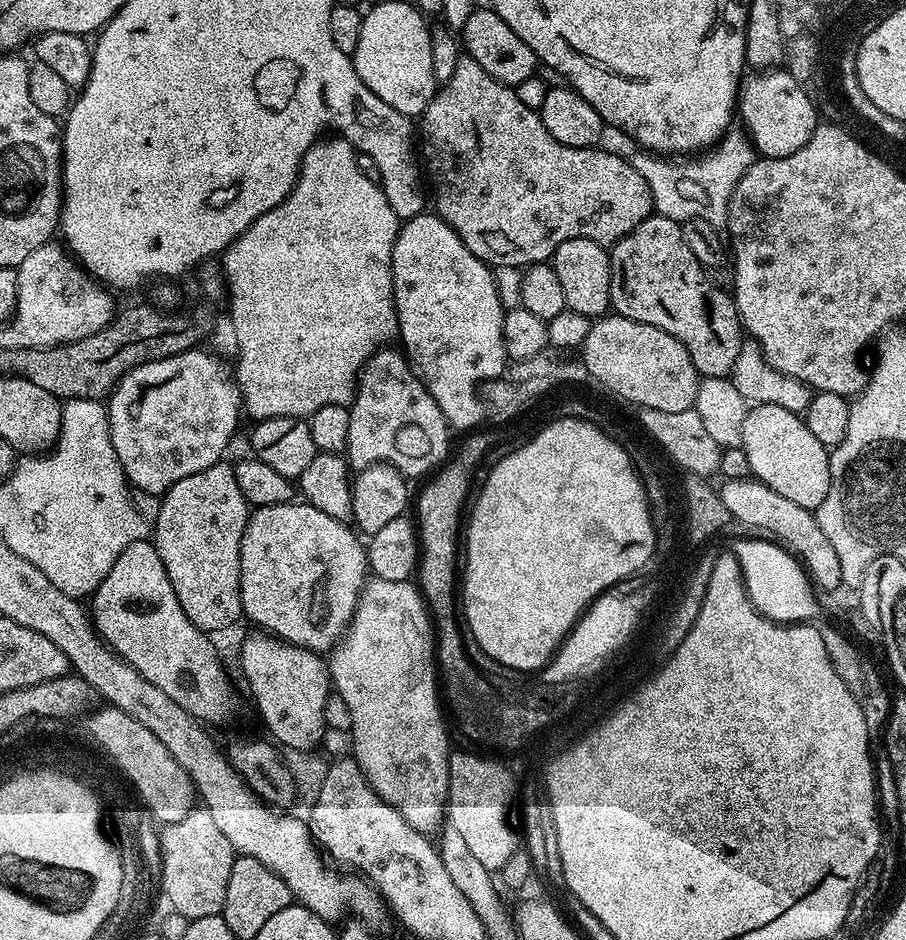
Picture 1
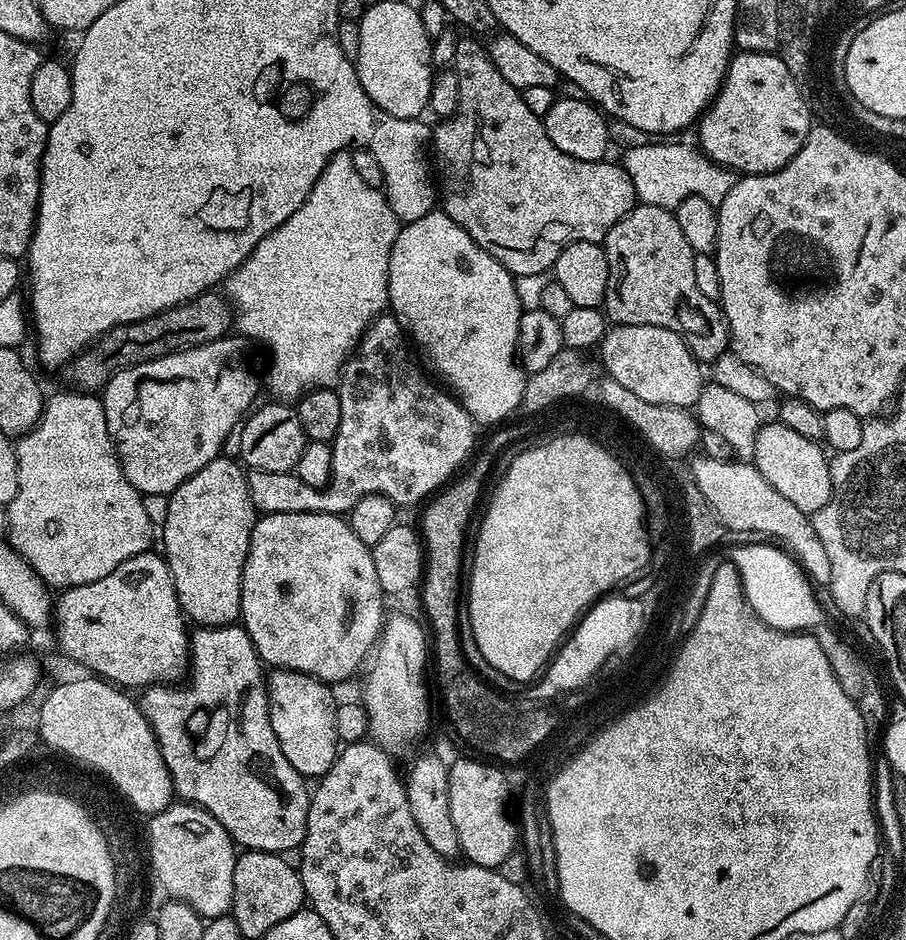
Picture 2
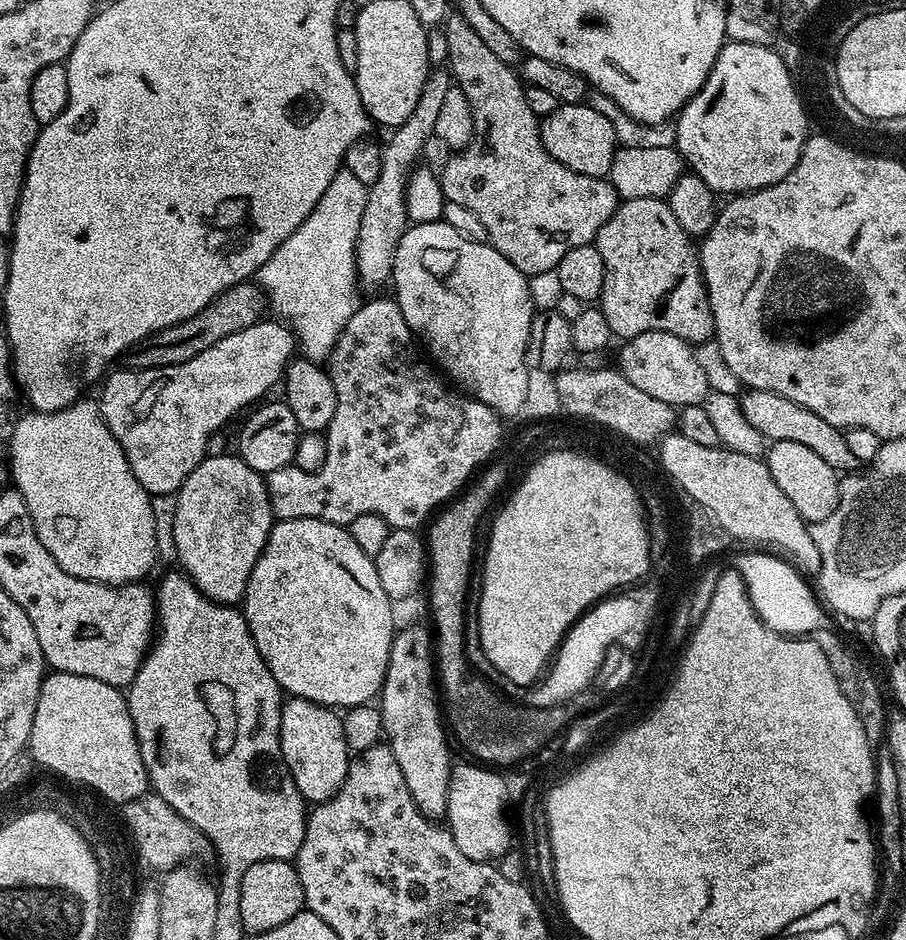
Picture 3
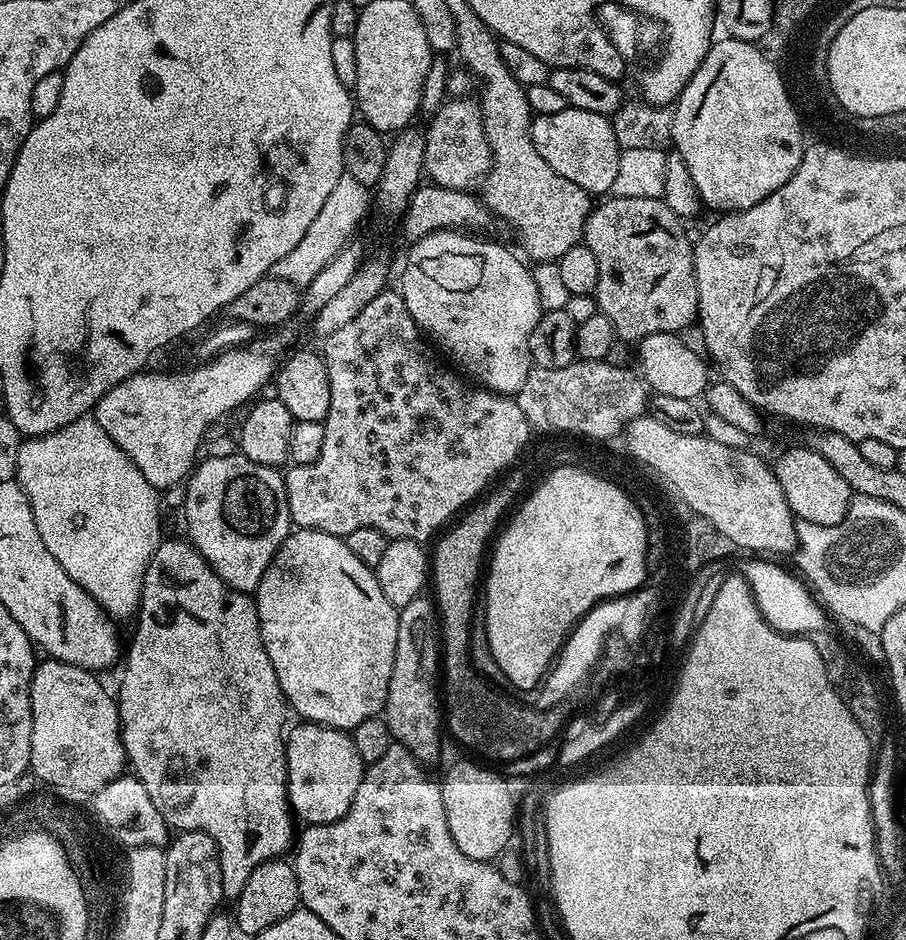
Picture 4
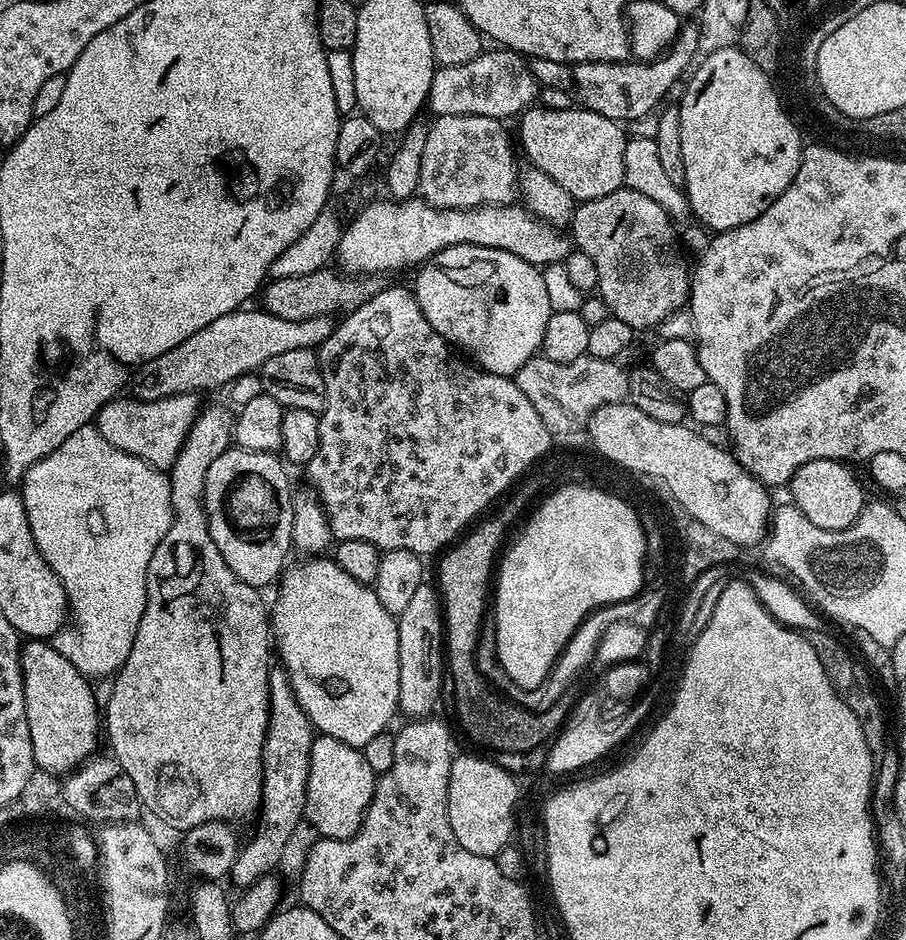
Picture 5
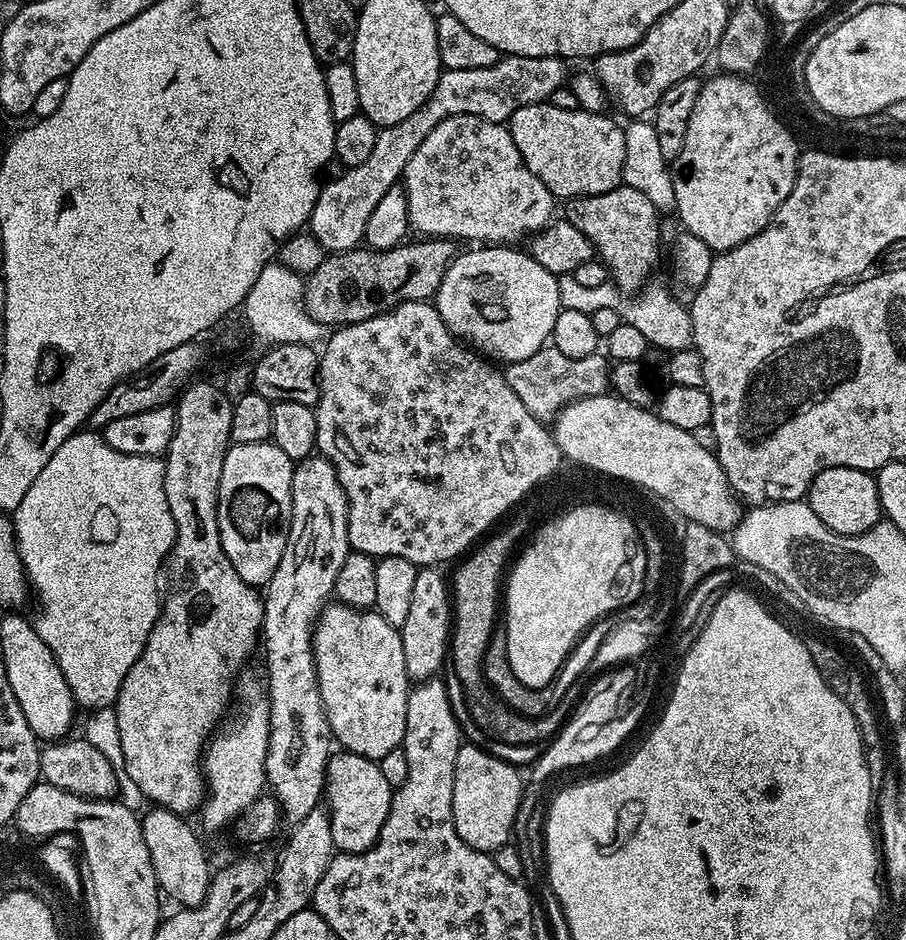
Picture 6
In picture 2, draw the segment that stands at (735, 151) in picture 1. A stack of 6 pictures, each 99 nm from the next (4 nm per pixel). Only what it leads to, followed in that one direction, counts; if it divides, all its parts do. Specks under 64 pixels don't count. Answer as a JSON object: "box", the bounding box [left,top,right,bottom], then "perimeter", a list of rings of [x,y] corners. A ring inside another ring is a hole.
{"box":[622,144,734,209],"perimeter":[[[636,144],[622,159],[622,167],[634,182],[637,201],[671,209],[686,198],[697,196],[719,206],[730,194],[734,176],[729,169],[715,164],[699,147],[688,144]]]}

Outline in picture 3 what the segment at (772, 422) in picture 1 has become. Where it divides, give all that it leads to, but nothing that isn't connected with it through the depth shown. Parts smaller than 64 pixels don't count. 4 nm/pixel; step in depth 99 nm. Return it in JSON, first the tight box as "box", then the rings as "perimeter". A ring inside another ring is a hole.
{"box":[766,440,840,525],"perimeter":[[[774,440],[767,447],[766,463],[770,474],[774,482],[778,482],[778,490],[782,490],[786,498],[790,498],[794,510],[798,510],[798,514],[809,525],[830,518],[830,514],[834,514],[838,506],[840,497],[840,476],[837,472],[820,455],[814,454],[814,450],[809,450],[798,442]]]}

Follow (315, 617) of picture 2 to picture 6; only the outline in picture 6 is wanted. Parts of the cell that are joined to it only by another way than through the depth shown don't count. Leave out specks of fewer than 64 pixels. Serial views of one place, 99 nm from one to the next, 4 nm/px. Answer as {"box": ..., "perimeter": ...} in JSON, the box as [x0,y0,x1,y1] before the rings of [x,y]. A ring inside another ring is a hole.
{"box":[312,602,410,762],"perimeter":[[[332,602],[321,612],[319,620],[316,621],[315,629],[312,633],[312,653],[316,659],[316,673],[318,674],[318,690],[322,694],[322,706],[326,710],[326,718],[330,722],[330,730],[335,743],[343,751],[353,752],[367,760],[379,762],[384,755],[390,754],[395,748],[401,747],[406,734],[406,706],[408,705],[408,694],[410,691],[410,681],[406,670],[406,654],[402,650],[402,638],[400,630],[390,626],[386,618],[382,618],[375,610],[365,610],[362,608],[351,608],[339,602]]]}

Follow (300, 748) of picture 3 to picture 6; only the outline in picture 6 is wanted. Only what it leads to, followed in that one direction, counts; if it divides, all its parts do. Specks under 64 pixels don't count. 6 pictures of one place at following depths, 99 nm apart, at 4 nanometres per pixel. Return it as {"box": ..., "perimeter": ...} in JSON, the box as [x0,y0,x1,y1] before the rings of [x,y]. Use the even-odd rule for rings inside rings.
{"box":[326,750,393,854],"perimeter":[[[343,750],[337,751],[328,759],[326,807],[336,852],[358,854],[376,845],[386,822],[386,814],[390,814],[393,791],[375,760],[367,760]]]}

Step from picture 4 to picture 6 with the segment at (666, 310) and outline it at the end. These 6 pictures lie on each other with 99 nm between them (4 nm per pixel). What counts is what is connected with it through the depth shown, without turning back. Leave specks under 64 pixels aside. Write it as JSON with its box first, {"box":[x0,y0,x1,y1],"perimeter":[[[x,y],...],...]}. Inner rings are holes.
{"box":[566,186,662,294],"perimeter":[[[621,186],[606,194],[593,196],[573,196],[567,201],[566,218],[592,243],[595,255],[600,263],[608,267],[611,283],[615,284],[625,294],[637,293],[649,283],[648,275],[656,268],[656,259],[660,256],[662,239],[660,236],[661,214],[656,213],[656,204],[647,191]]]}

